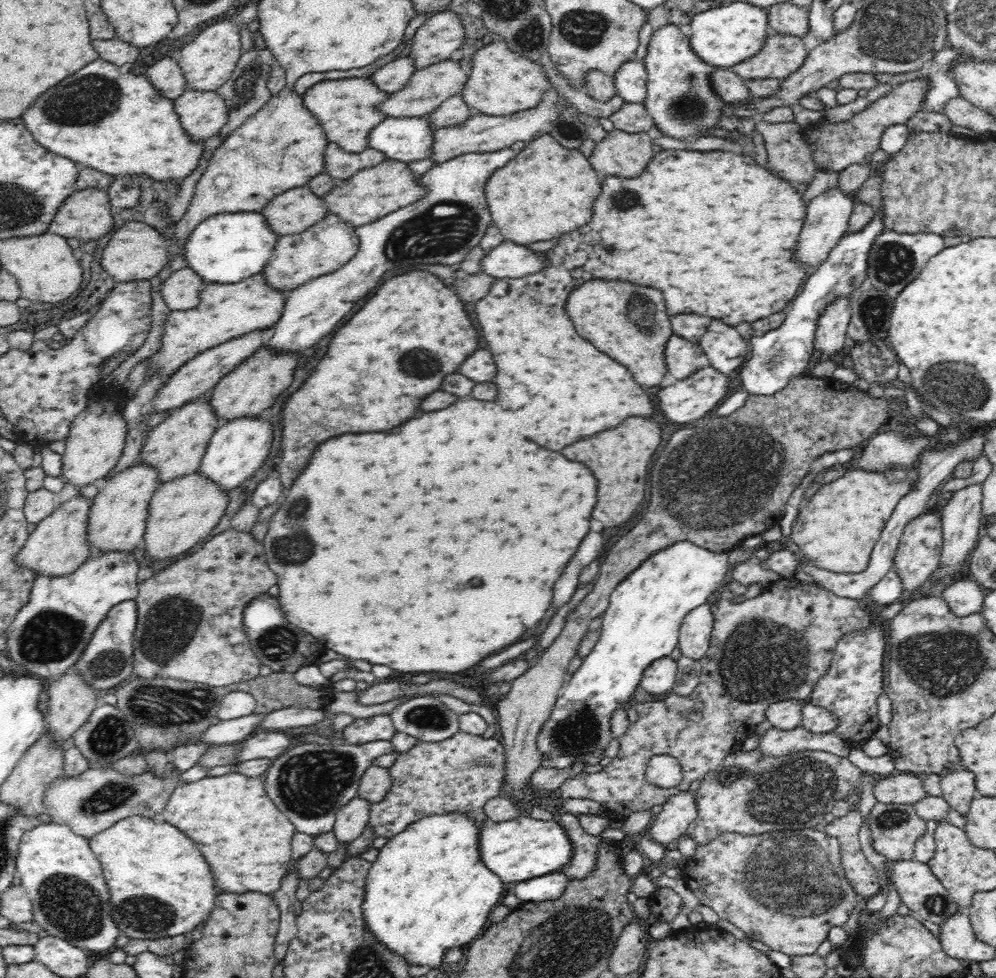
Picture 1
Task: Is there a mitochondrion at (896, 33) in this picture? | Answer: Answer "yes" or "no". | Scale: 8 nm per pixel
yes

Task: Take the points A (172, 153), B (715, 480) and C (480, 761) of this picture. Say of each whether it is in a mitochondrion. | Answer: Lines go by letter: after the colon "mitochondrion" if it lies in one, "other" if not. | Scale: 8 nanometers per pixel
A: other
B: mitochondrion
C: mitochondrion

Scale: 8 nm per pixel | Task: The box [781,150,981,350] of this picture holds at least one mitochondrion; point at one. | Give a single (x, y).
(893, 264)

